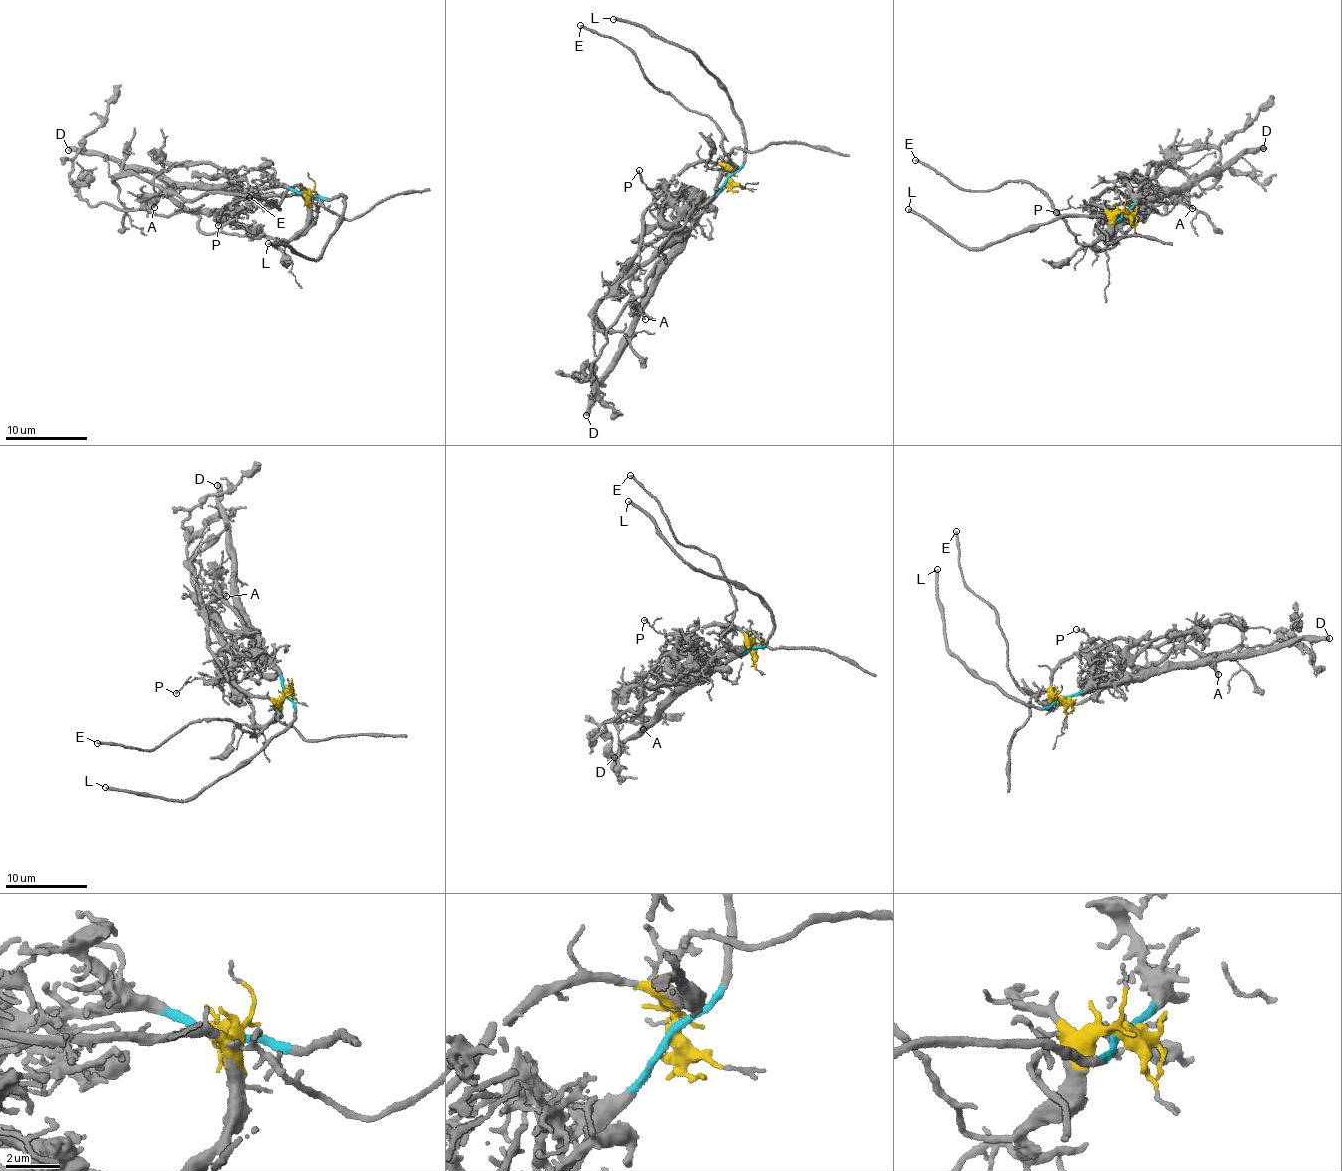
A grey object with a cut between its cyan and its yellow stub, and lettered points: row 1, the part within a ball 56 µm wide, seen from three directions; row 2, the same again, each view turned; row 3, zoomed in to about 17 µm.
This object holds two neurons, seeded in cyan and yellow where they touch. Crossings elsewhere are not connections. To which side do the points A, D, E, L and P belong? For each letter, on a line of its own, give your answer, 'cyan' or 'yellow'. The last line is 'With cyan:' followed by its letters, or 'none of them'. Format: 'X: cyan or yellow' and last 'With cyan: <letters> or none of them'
A: cyan
D: cyan
E: yellow
L: cyan
P: cyan
With cyan: A, D, L, P

